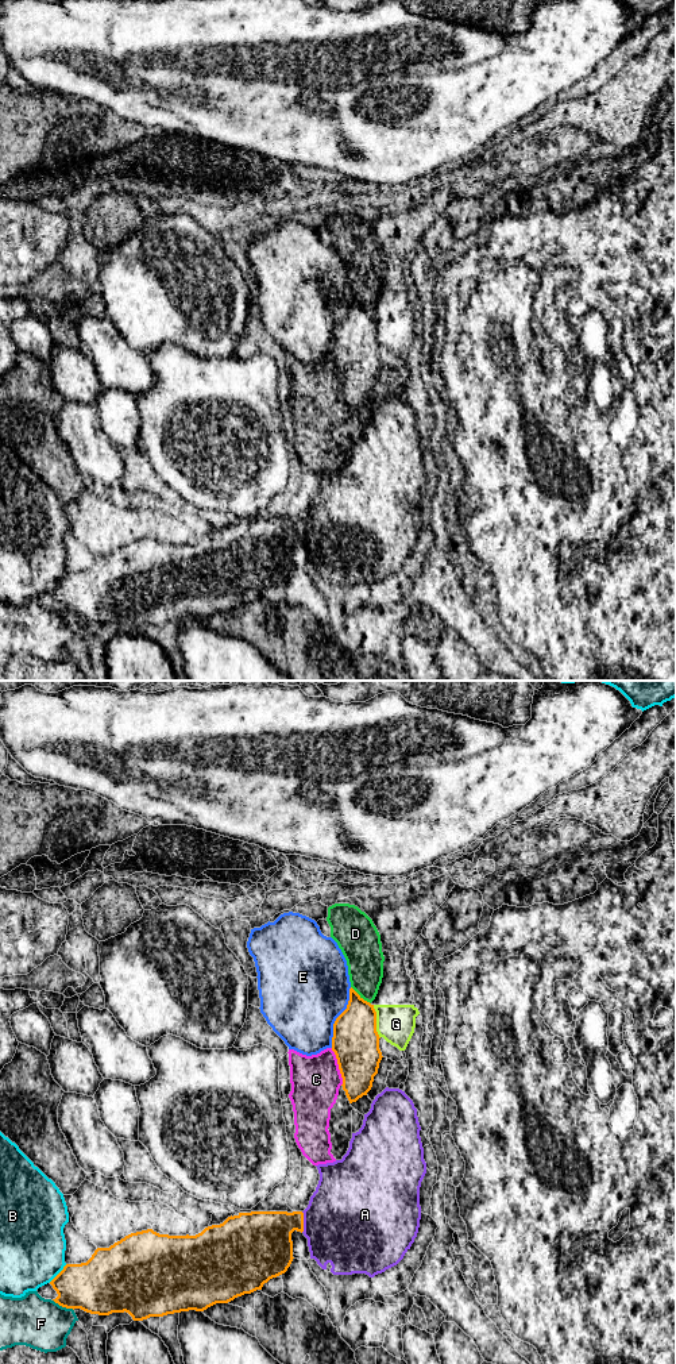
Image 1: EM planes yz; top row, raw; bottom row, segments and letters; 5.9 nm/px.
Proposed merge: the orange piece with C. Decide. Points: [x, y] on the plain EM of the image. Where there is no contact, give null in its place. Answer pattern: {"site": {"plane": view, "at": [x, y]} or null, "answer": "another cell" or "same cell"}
{"site": {"plane": "yz", "at": [339, 376]}, "answer": "another cell"}

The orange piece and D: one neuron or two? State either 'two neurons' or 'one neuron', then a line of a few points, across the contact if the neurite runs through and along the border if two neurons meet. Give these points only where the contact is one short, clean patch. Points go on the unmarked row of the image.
two neurons | yz (351, 295), (370, 312)

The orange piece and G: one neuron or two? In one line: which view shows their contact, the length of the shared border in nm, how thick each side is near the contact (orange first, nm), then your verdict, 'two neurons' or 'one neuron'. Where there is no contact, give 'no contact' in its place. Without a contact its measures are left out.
contact in yz; length 200 nm; calibres 280 and 220 nm; two neurons

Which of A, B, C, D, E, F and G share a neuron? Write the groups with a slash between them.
A / B / C / D G / E / F

